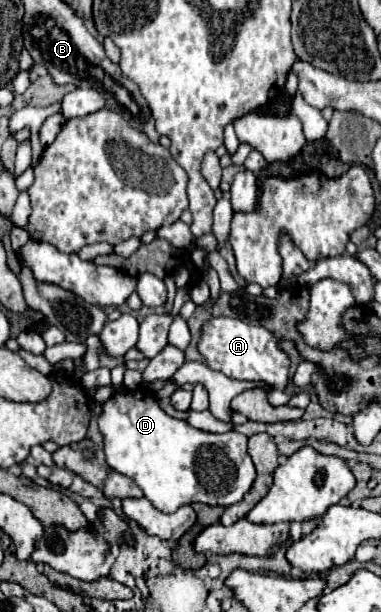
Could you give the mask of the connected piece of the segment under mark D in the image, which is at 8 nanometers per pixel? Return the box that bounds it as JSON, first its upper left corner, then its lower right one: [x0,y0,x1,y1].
[99,389,255,513]

